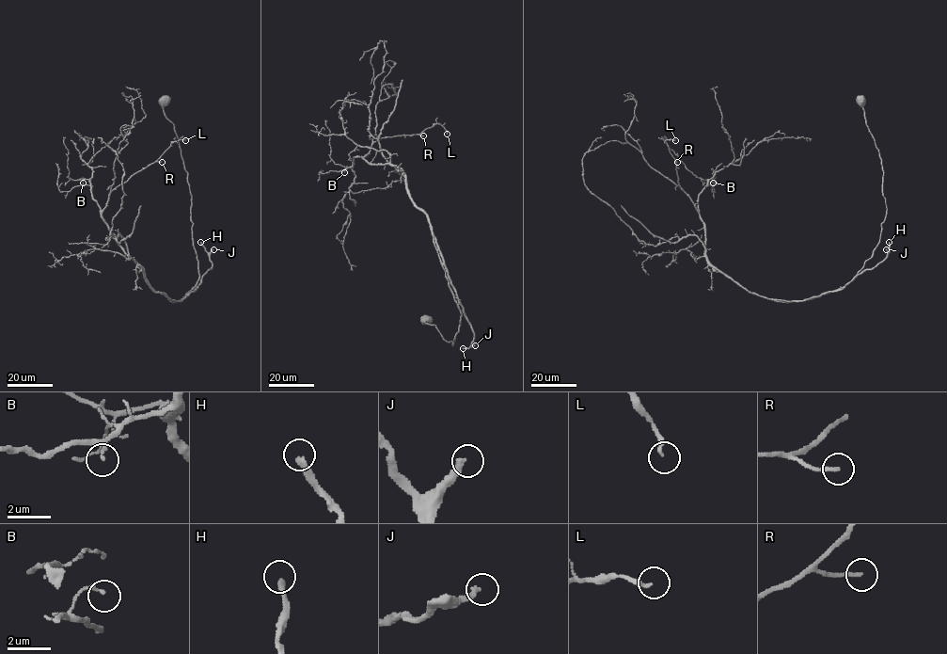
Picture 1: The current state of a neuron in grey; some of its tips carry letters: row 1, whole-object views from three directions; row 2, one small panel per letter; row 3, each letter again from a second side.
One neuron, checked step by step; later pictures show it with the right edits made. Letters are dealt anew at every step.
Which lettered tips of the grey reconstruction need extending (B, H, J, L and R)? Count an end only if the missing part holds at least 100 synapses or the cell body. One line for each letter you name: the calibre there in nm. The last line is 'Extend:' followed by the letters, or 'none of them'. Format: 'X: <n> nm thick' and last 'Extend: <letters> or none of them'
H: 260 nm thick
J: 260 nm thick
Extend: H, J

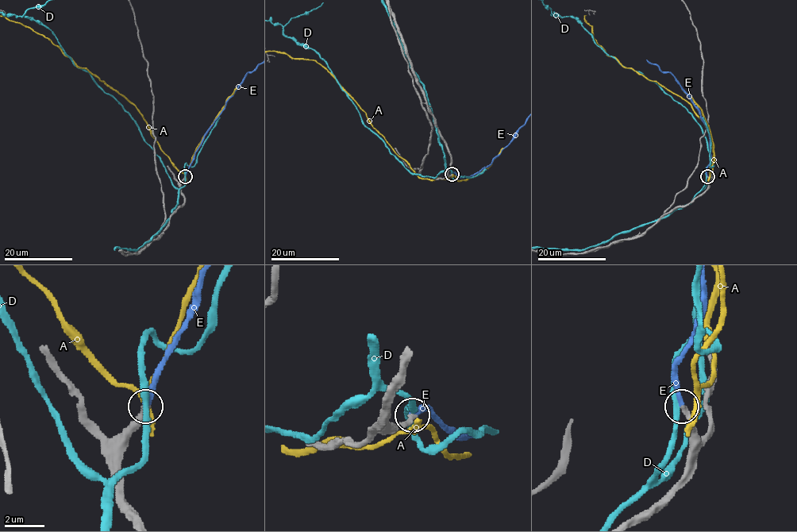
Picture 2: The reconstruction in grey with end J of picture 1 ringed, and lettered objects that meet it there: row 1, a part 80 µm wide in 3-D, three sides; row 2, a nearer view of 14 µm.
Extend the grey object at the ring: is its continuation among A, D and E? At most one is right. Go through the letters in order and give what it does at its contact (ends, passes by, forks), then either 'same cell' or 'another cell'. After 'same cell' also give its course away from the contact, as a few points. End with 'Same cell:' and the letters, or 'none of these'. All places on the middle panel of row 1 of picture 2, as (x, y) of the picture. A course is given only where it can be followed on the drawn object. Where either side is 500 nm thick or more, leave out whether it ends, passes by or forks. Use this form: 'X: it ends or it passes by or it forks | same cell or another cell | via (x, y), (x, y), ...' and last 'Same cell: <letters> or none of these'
A: it ends | another cell
D: it passes by | another cell
E: it ends | same cell
Same cell: E

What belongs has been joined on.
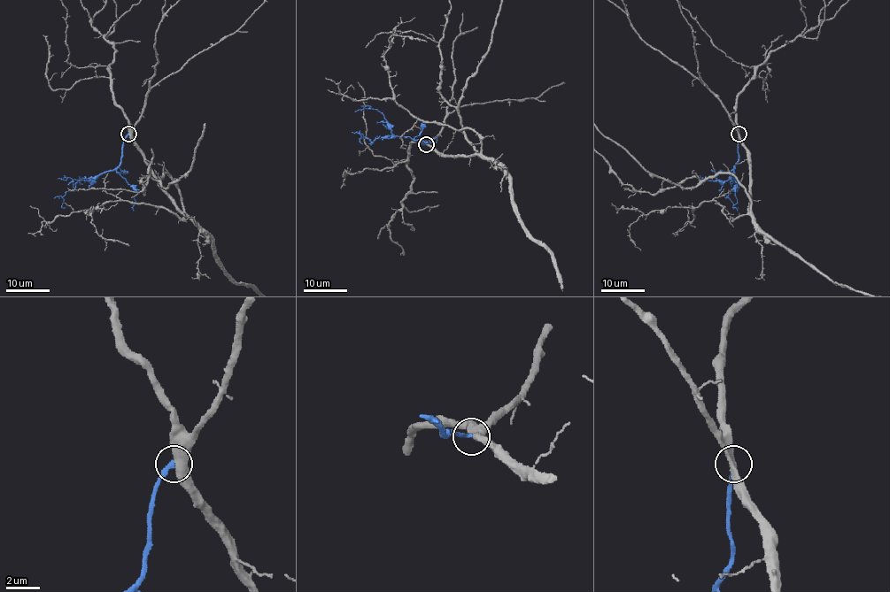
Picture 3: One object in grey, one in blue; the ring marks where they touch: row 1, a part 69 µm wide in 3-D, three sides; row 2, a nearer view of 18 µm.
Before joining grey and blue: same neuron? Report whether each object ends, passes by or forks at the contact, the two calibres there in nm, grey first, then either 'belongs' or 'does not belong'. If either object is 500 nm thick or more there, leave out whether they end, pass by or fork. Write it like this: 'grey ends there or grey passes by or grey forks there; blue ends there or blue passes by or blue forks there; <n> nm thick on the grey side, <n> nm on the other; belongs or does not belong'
grey passes by; blue ends there; 460 nm thick on the grey side, 240 nm on the other; does not belong

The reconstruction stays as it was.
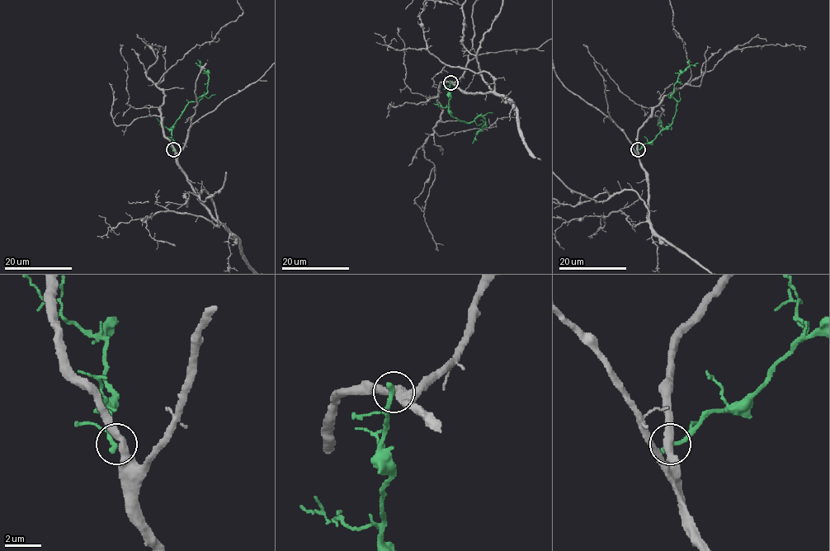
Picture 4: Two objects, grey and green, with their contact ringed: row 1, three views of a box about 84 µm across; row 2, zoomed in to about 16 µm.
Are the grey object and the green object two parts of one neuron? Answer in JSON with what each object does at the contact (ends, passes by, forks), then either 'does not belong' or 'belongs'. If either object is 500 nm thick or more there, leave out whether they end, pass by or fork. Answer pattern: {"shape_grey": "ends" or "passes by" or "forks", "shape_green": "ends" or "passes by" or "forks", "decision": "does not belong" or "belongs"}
{"shape_grey": "passes by", "shape_green": "ends", "decision": "does not belong"}

